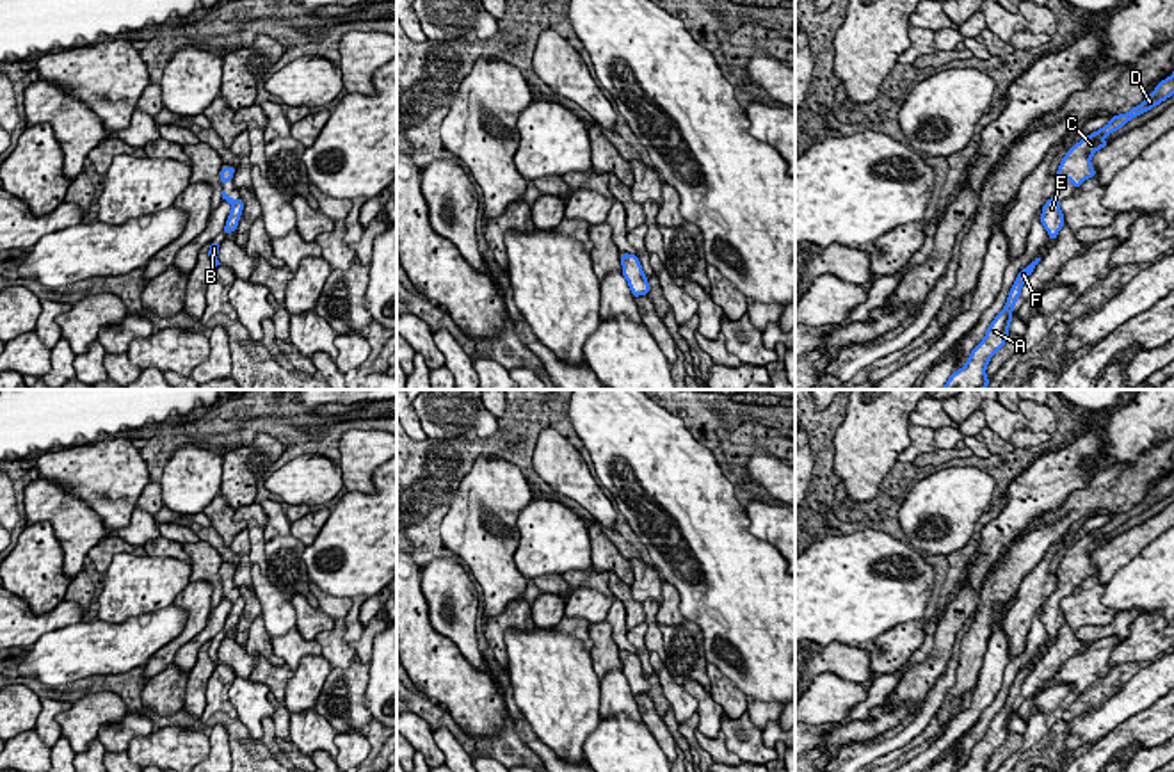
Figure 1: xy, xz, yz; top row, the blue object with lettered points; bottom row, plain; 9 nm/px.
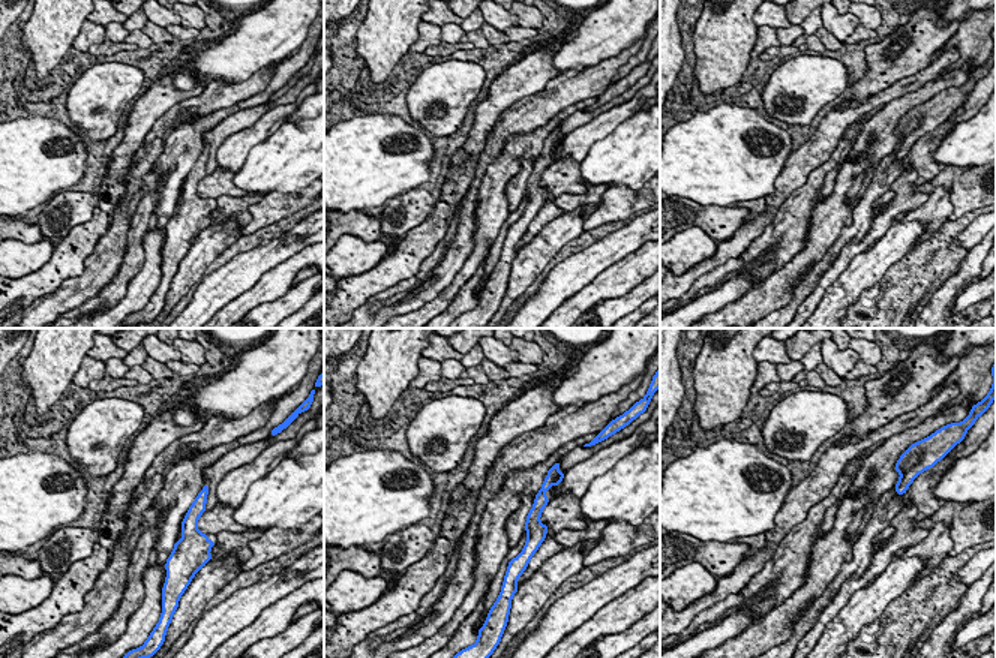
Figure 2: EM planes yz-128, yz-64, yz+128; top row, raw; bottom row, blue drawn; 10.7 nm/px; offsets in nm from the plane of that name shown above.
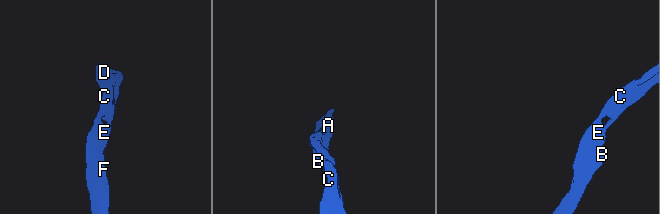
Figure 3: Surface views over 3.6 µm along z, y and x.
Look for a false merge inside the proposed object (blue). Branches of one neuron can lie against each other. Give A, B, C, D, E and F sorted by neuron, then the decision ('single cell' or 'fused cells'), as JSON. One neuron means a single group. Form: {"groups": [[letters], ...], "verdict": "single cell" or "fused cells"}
{"groups": [["A", "B", "C", "D", "E", "F"]], "verdict": "single cell"}

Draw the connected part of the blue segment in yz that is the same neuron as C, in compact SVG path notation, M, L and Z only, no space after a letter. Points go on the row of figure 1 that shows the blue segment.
M1174 73L1162 80L1156 89L1137 107L1133 107L1128 114L1112 116L1110 123L1101 130L1087 135L1080 142L1076 142L1071 149L1067 149L1060 167L1057 171L1058 180L1067 178L1074 189L1078 189L1087 178L1096 176L1096 169L1090 165L1092 155L1108 146L1103 139L1121 126L1124 126L1130 119L1151 110L1158 103L1165 101L1174 94Z

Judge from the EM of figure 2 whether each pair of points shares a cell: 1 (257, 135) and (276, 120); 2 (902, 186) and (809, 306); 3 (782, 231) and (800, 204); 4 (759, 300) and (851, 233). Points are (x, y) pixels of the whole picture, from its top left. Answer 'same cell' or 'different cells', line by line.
1: same cell
2: same cell
3: same cell
4: different cells

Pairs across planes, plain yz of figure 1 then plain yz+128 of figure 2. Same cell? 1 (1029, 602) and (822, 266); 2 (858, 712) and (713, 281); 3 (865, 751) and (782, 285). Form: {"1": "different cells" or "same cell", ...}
{"1": "different cells", "2": "different cells", "3": "different cells"}

